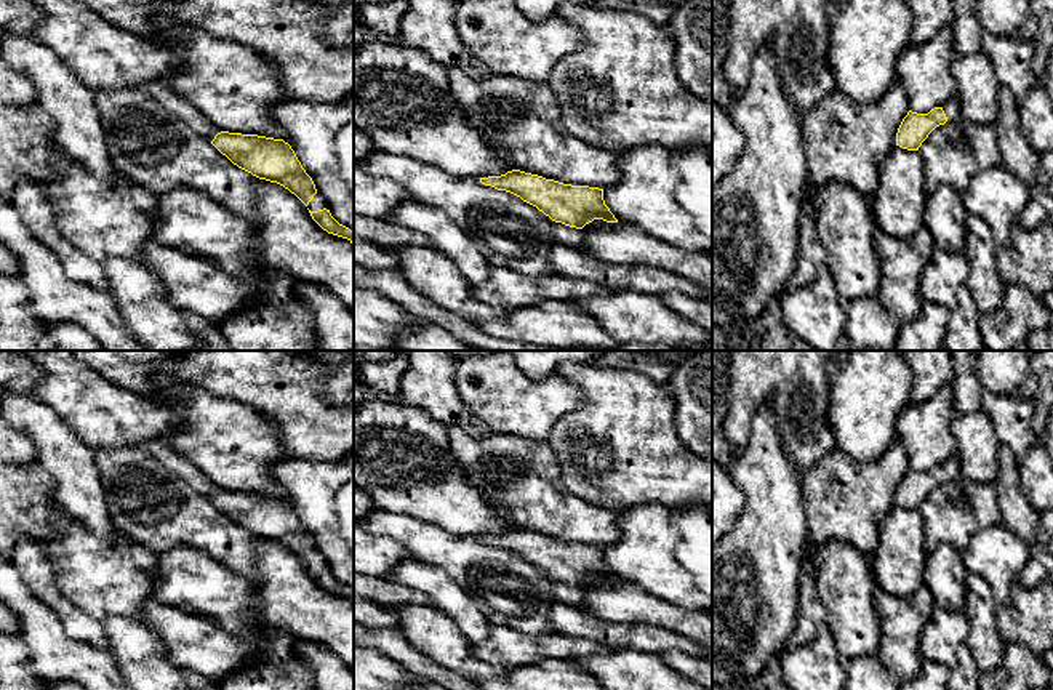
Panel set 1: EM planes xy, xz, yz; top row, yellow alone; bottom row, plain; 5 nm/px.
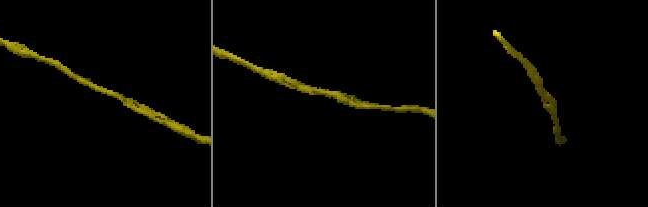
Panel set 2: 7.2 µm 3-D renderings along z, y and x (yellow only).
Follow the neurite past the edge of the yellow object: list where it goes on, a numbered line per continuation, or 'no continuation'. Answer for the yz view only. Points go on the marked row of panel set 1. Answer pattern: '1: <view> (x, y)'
1: yz (952, 106)

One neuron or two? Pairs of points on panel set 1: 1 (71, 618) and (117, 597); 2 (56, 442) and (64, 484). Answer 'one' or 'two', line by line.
1: two
2: one

